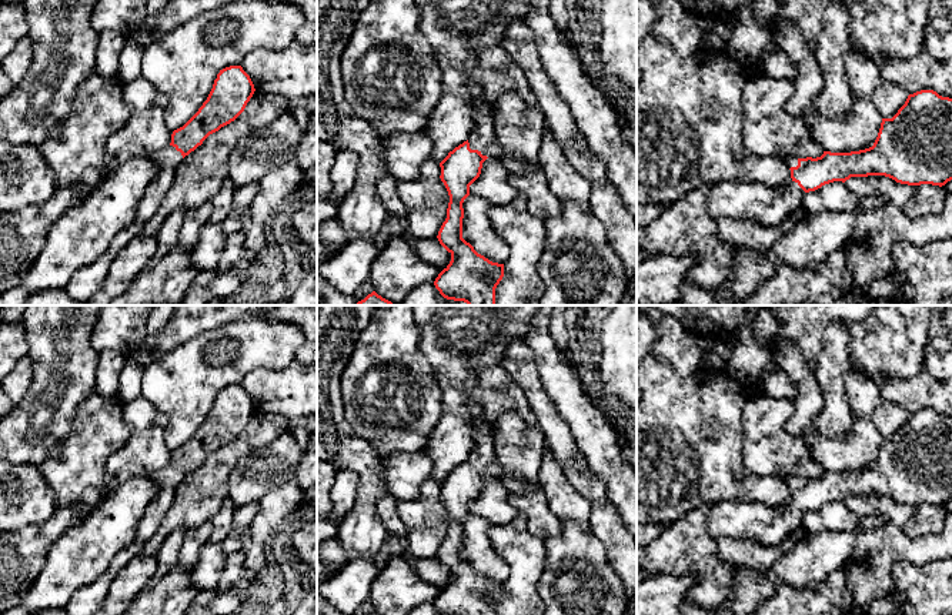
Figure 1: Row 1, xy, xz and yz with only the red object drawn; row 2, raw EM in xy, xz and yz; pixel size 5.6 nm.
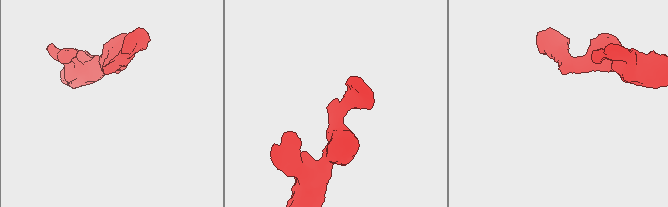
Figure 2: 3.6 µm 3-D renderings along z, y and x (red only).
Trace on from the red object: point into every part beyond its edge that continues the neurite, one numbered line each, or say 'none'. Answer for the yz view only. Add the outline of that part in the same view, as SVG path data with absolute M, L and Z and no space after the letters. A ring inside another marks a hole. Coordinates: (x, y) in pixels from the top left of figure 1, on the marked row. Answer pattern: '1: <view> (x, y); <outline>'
1: yz (755, 201); M721 181L711 187L707 207L716 220L738 217L772 225L799 208L805 194L795 181L785 188L761 183Z

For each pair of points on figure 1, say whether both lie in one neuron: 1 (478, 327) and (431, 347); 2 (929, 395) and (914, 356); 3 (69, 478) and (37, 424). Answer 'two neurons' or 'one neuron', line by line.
1: one neuron
2: two neurons
3: two neurons

